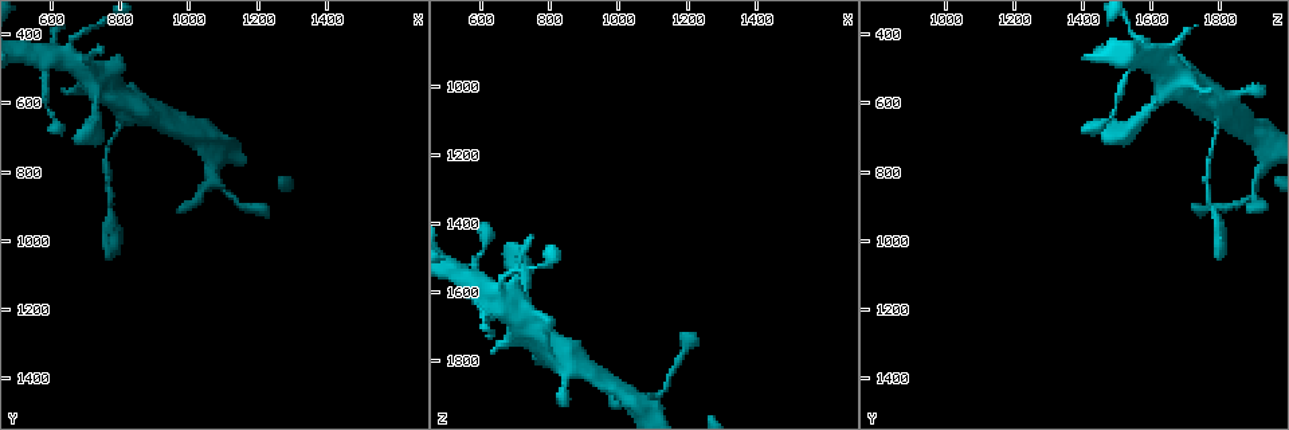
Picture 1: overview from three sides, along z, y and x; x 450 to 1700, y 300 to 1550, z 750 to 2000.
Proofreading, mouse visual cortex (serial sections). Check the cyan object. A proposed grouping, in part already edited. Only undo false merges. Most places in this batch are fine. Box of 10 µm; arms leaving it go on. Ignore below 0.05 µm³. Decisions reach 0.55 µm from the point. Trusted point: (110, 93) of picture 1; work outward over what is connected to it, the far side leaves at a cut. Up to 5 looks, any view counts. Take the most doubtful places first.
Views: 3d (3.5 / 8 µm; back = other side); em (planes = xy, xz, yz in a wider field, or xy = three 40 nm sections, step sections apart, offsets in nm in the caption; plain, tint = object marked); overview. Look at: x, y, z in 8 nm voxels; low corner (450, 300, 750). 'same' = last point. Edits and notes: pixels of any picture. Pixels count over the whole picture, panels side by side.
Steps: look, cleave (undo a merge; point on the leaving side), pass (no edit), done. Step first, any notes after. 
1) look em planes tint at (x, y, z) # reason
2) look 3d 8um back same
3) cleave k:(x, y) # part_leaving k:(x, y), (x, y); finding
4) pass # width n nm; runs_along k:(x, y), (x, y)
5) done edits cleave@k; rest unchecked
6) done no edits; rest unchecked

look 3d 8um at (790, 700, 1780) # sudden change in width

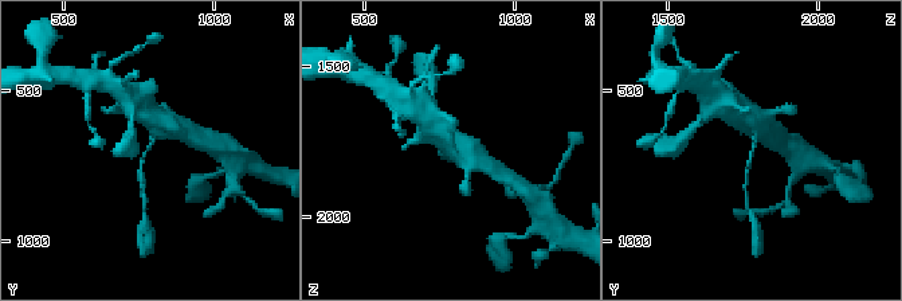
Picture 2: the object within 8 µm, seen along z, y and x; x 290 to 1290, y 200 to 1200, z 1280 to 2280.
look em xy step 3 tint same # arm_widths 100, 500 nm

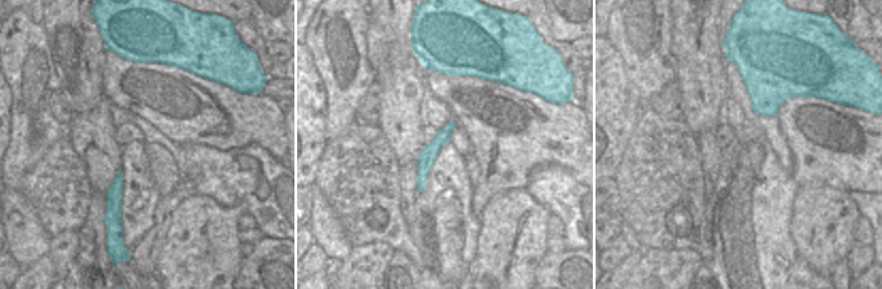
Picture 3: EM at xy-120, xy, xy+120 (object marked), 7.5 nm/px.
pass # runs_along 2:(153, 117), (163, 122), (142, 159), (142, 184); continuous, no second cell

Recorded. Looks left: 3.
look 3d 3.5um at (1080, 830, 1910) # sudden change in width

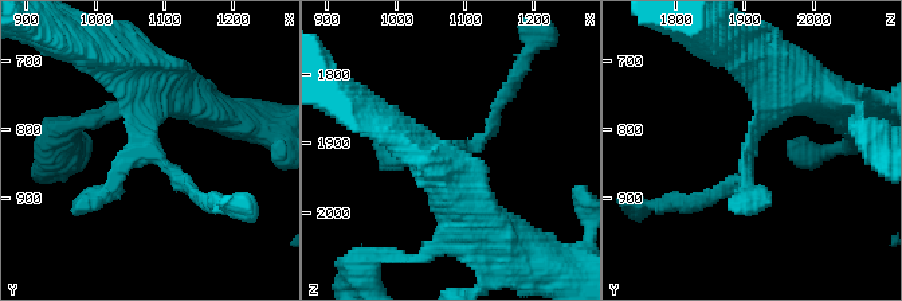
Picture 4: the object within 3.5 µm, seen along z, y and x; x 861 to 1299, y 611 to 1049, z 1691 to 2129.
look em xy step 1 tint at (1080, 825, 1905)

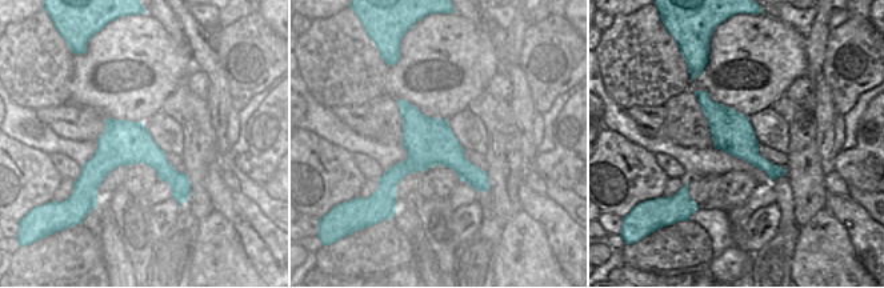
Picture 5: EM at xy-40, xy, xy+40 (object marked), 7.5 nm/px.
pass # runs_along 4:(777, 69), (746, 175), (709, 196); all the same cell

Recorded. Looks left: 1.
done no edits; rest unchecked

